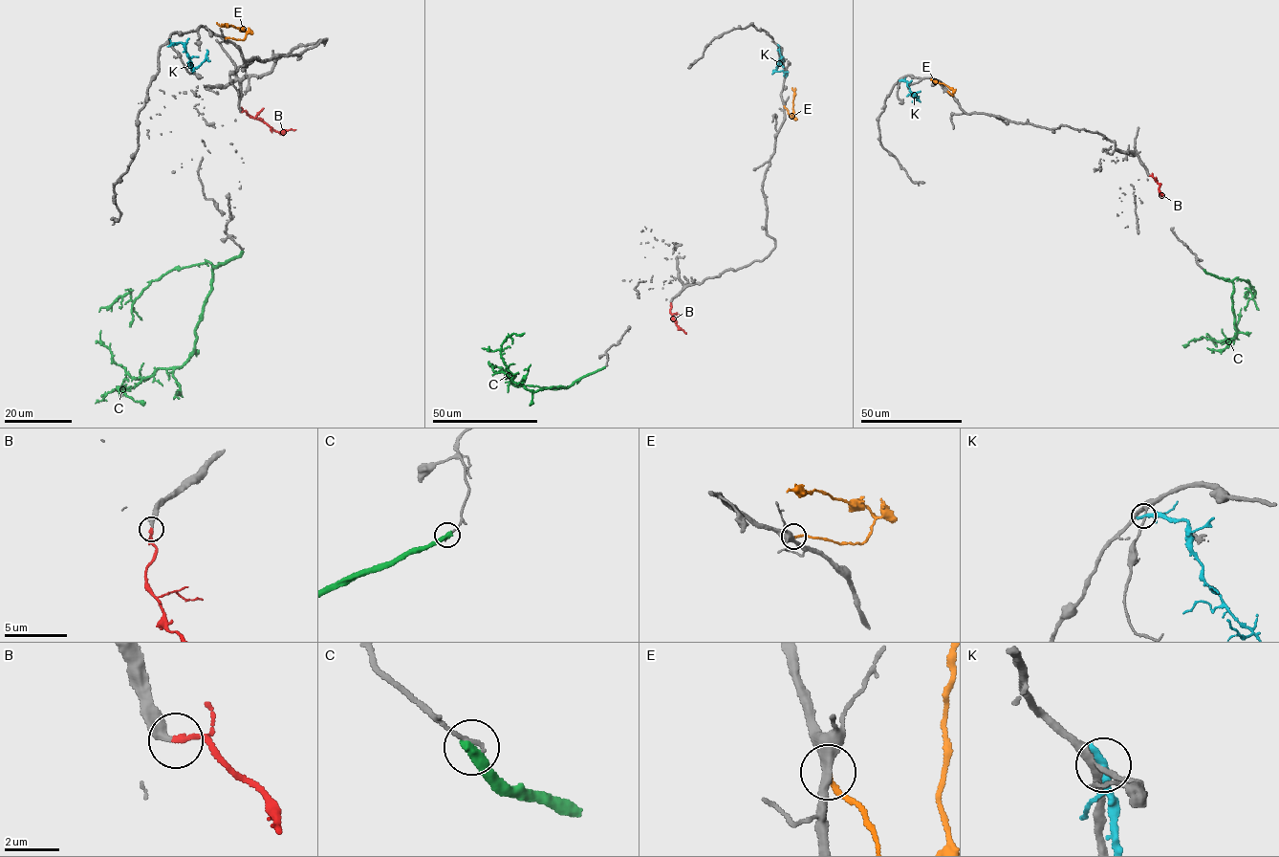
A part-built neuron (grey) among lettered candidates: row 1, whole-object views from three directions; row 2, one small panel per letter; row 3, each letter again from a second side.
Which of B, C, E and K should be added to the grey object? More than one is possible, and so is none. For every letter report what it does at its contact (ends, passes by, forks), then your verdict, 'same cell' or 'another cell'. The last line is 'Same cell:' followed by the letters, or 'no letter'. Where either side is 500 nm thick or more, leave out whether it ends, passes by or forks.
B: it ends there; same cell
C: it ends there; another cell
E: it ends there; another cell
K: it passes by; another cell
Same cell: B

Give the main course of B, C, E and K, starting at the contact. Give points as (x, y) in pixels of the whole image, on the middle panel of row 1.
B: (671, 302), (670, 311), (674, 319), (686, 334)
C: (604, 367), (565, 388), (531, 391), (514, 383), (500, 351), (506, 339), (524, 333)
E: (784, 106), (793, 118), (792, 88)
K: (778, 46), (782, 56), (775, 71), (787, 73), (786, 76)

